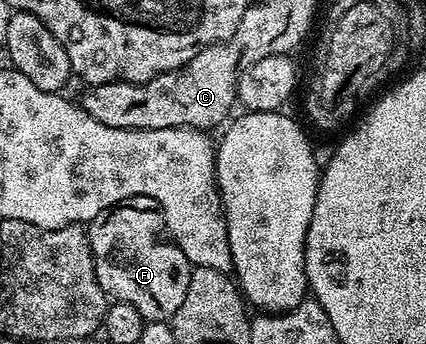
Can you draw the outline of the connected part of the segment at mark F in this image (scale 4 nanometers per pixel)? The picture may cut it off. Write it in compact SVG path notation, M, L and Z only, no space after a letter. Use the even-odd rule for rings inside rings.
M132 196L117 207L101 212L88 225L89 245L93 250L95 274L99 278L99 286L103 286L106 296L114 301L130 304L143 314L143 318L150 320L172 321L175 310L179 310L183 298L187 294L187 282L191 265L183 254L183 250L174 244L167 235L165 214L155 198L146 196Z

